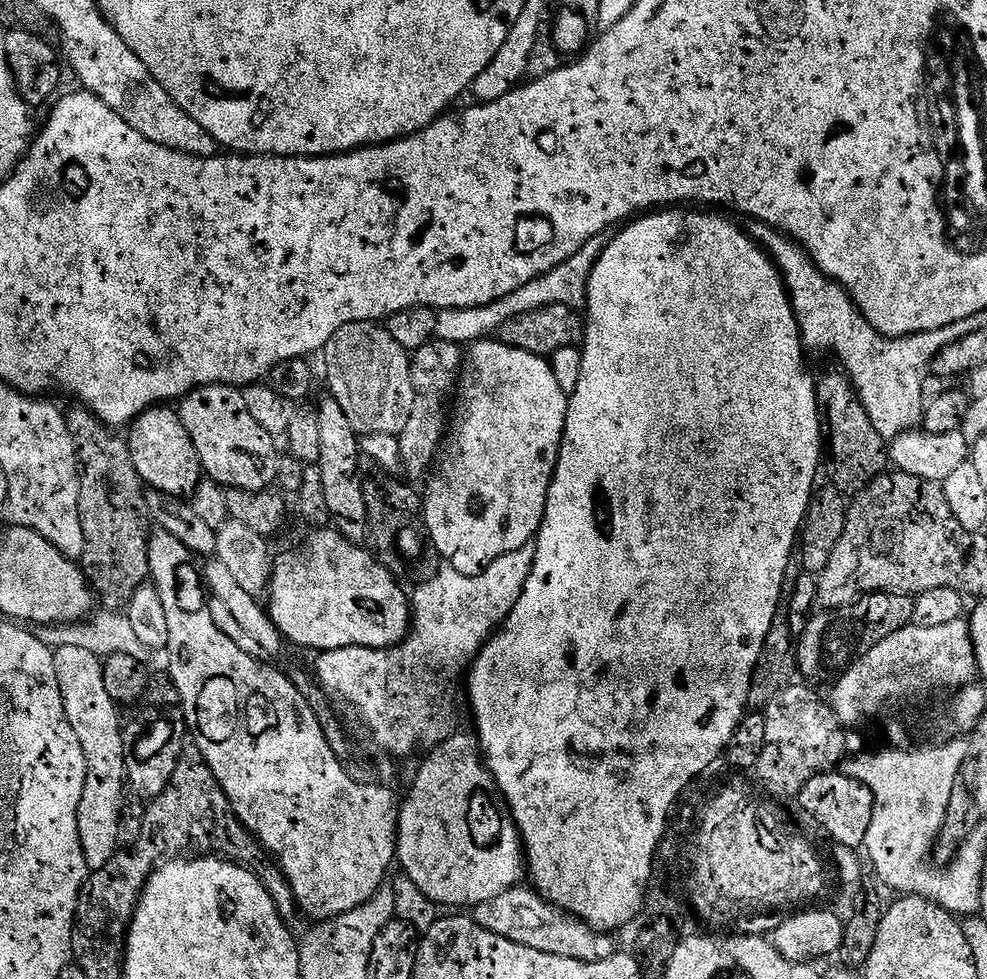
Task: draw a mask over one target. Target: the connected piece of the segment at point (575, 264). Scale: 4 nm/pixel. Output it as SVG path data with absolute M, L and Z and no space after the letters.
M599 239L588 240L574 255L558 267L539 276L536 280L524 284L518 290L506 294L500 300L490 302L481 308L446 308L436 312L435 339L443 343L469 344L491 337L511 316L524 314L547 304L566 304L580 306L586 300L588 275L600 256L602 244Z

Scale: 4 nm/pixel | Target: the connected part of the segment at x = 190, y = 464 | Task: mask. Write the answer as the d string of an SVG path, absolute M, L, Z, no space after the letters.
M175 407L148 408L138 419L132 421L126 439L134 470L149 489L183 498L192 496L202 479L202 469L198 450L194 450L194 442L186 426L182 426L179 411Z

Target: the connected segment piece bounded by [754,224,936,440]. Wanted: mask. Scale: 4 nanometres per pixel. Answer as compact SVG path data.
M760 224L754 239L780 274L796 325L800 328L801 345L812 350L834 352L842 364L856 396L863 405L867 420L880 437L891 440L900 432L915 429L923 421L922 384L919 368L929 365L936 342L929 332L909 336L887 337L874 330L870 322L848 298L844 287L821 272L819 266L791 236Z

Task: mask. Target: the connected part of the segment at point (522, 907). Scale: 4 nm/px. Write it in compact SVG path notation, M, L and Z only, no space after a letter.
M517 886L496 895L487 904L477 907L475 921L492 934L510 942L539 950L544 954L574 958L575 961L594 960L599 957L597 931L575 917L568 916L555 905L542 899L539 893L526 886Z

